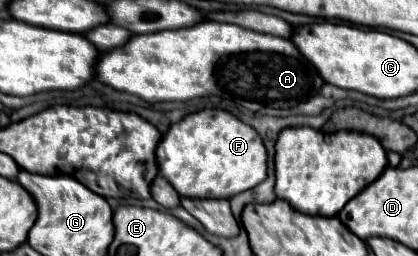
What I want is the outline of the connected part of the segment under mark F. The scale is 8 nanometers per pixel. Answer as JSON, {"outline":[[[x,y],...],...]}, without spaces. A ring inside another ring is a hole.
{"outline":[[[202,109],[168,129],[156,149],[156,161],[160,173],[182,197],[230,199],[264,181],[268,151],[262,137],[230,111]]]}

